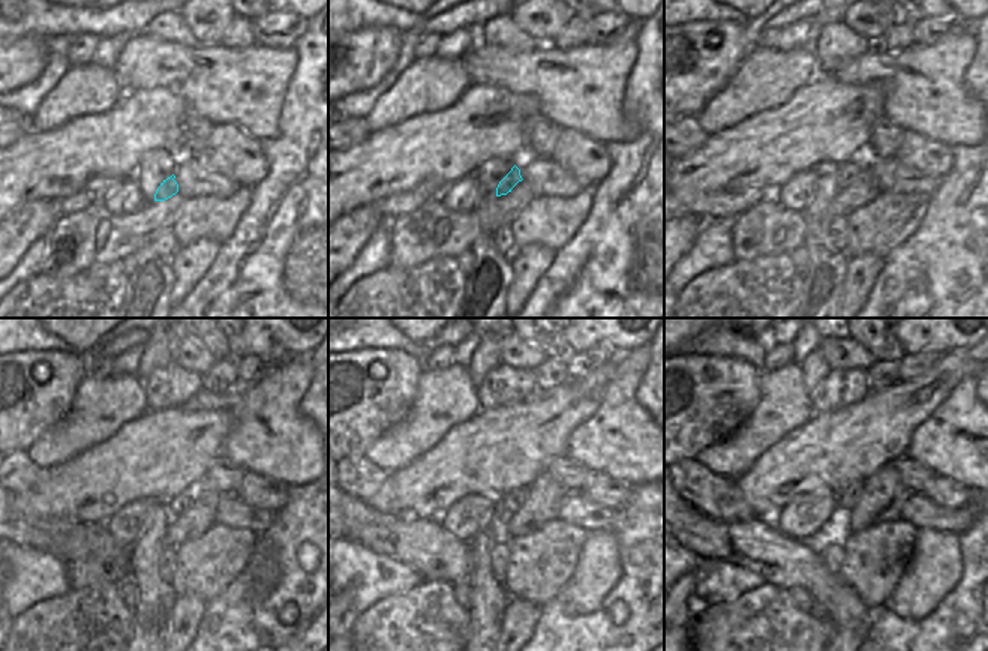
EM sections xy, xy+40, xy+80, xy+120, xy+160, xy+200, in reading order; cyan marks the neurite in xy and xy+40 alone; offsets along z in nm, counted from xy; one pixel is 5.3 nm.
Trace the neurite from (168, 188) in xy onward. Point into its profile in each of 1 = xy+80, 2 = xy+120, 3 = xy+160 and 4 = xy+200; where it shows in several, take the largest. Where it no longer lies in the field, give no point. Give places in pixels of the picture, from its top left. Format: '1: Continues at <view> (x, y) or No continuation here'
1: Continues at xy+80 (850, 170)
2: Continues at xy+120 (177, 506)
3: Continues at xy+160 (510, 503)
4: Continues at xy+200 (847, 498)

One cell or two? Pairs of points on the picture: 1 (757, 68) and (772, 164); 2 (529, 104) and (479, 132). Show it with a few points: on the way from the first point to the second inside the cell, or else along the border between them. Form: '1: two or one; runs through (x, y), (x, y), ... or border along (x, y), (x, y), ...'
1: two; border along (795, 93), (778, 107), (762, 110), (732, 126)
2: one; runs through (517, 108), (496, 126), (491, 126)

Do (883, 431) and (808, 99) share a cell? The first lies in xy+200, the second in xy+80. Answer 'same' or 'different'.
same

